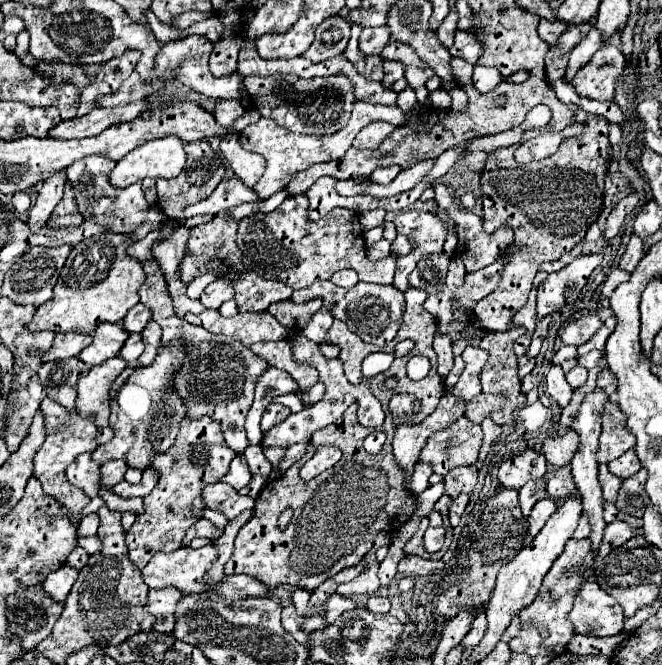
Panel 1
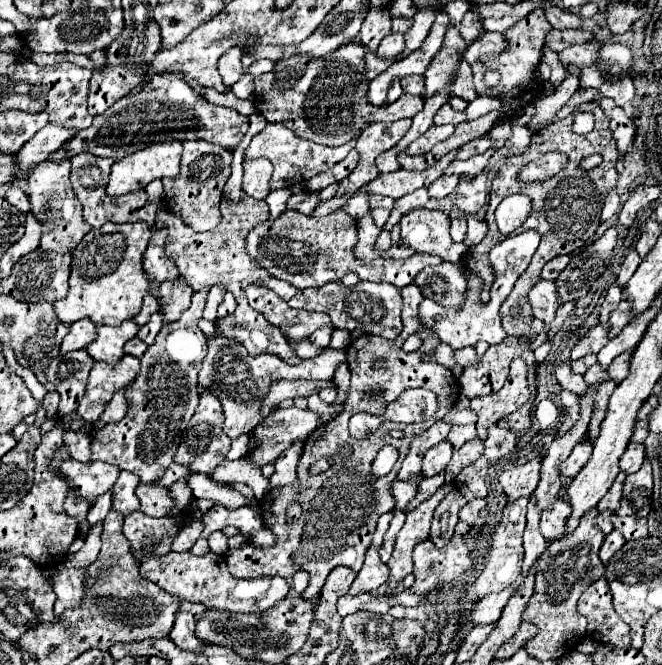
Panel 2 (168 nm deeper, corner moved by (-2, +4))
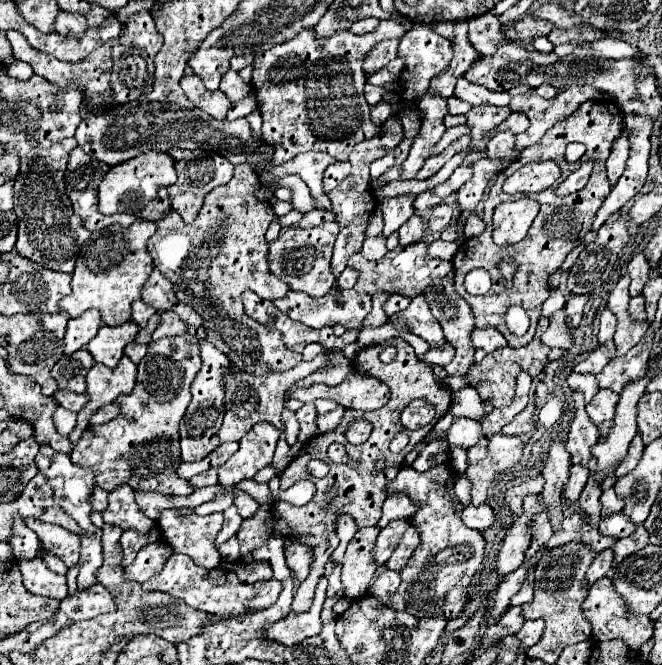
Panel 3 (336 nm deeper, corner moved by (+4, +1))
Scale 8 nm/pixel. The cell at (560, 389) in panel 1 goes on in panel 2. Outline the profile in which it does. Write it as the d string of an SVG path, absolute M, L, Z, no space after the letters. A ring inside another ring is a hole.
M562 389L560 391L560 401L562 401L562 407L566 409L566 421L564 421L564 425L560 427L560 431L568 431L568 429L572 429L574 427L574 423L576 423L576 409L580 411L580 399L574 395L574 393L568 393L566 389Z

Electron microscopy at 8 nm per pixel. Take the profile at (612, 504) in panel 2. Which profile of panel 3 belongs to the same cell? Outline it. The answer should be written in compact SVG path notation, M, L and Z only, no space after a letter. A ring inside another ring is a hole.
M614 488L602 490L600 502L602 502L602 516L608 516L608 514L614 514L614 512L620 512L620 510L624 508L624 502L614 494Z

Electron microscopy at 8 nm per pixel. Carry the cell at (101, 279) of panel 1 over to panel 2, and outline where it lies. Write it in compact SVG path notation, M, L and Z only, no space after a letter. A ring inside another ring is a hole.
M144 221L138 223L124 223L104 225L102 233L88 233L84 241L72 251L72 275L70 275L70 289L68 295L62 301L56 301L56 315L60 315L60 321L74 323L78 319L90 317L96 325L120 325L126 319L134 319L136 313L142 307L142 297L148 293L148 279L144 277L142 269L142 255L148 247L148 241L152 237L152 227Z

